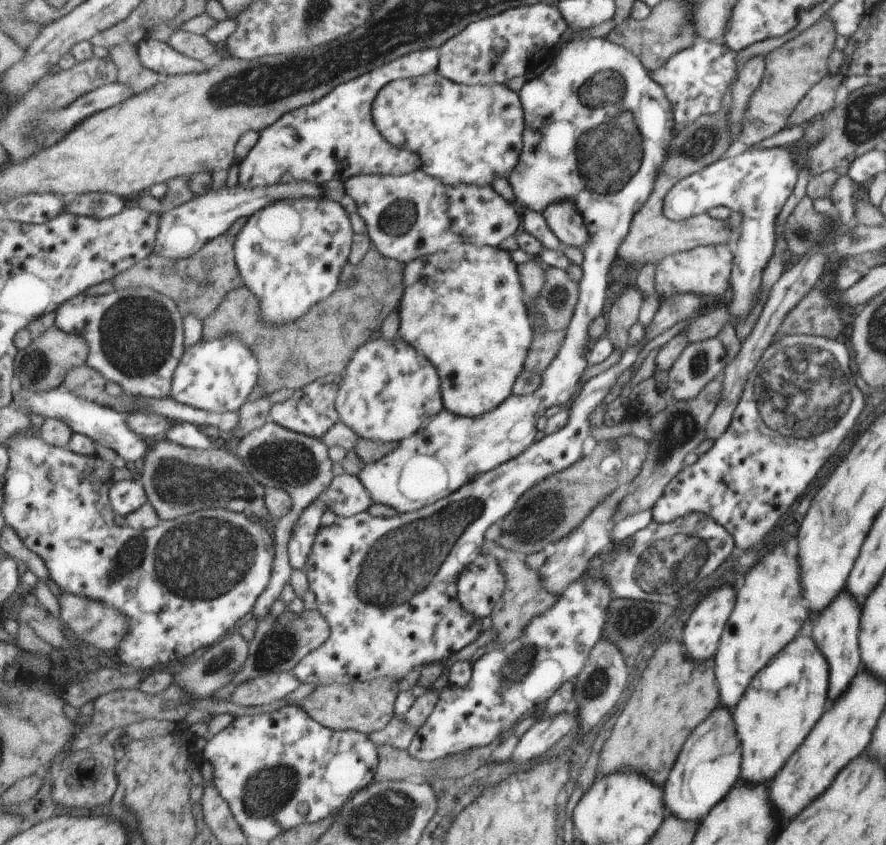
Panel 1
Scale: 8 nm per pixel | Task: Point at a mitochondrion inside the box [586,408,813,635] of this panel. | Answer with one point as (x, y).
(663, 568)

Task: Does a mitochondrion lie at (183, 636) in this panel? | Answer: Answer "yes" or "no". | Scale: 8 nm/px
no

